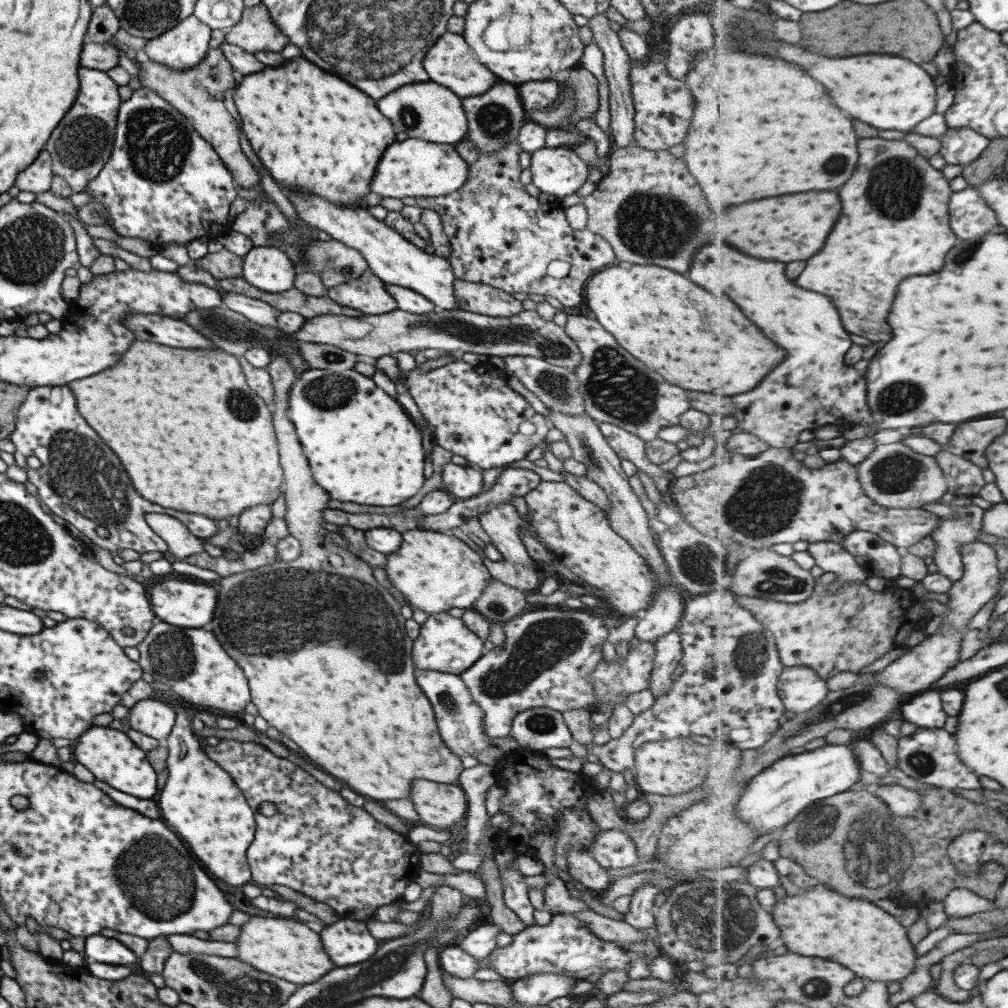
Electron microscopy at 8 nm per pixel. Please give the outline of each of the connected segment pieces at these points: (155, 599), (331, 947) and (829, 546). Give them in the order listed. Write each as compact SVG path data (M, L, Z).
M171 579L155 584L149 590L149 605L158 621L183 628L201 628L211 620L211 614L217 603L215 594L217 592L211 586Z
M339 920L319 932L325 954L335 966L351 966L367 960L375 948L377 940L367 934L365 922Z
M815 542L808 546L807 550L824 573L838 574L842 581L853 581L863 583L867 580L868 574L855 559L843 548L841 543L837 542Z

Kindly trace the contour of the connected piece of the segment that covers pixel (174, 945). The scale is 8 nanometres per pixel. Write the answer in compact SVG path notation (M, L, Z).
M171 934L167 935L172 952L179 954L210 954L211 956L222 956L223 958L235 957L235 944L233 942L217 942L202 940L193 935Z

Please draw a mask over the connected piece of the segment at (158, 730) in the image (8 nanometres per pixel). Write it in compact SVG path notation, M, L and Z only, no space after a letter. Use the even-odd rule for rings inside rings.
M148 698L135 703L125 718L131 729L163 742L173 728L175 717L171 706Z

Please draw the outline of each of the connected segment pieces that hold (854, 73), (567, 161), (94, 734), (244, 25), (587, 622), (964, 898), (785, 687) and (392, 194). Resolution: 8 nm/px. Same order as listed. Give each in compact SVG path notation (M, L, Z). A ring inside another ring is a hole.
M777 39L777 52L781 58L797 62L803 70L811 72L821 84L827 84L831 96L839 108L847 110L851 116L881 128L881 130L913 130L919 122L929 118L937 110L937 86L933 76L909 58L899 56L853 56L853 58L825 58L793 44L785 44Z
M567 146L557 148L539 148L531 154L529 172L531 173L531 184L540 192L545 192L550 199L557 200L564 196L575 193L586 181L587 165L575 155L572 148Z
M91 726L82 732L73 747L73 762L82 764L94 778L106 782L111 788L131 794L135 798L151 800L155 794L154 768L147 762L146 752L141 750L122 731L108 727Z
M261 3L244 7L239 22L224 34L224 41L251 55L263 51L279 53L289 43Z
M556 608L521 613L504 623L503 643L458 674L483 711L484 733L491 738L507 737L515 715L530 708L550 708L561 713L593 704L596 696L590 674L601 661L601 644L609 636L609 629L623 620L595 616L595 612L581 608L564 611Z
M967 888L953 889L943 900L943 911L947 918L968 917L996 907L995 900L987 900Z
M785 667L785 672L779 677L779 696L787 710L795 714L809 712L819 703L825 702L830 692L826 680L819 677L813 668Z
M407 138L385 148L375 166L371 192L385 198L419 198L445 196L457 191L467 180L468 164L455 150L455 144L437 144Z

